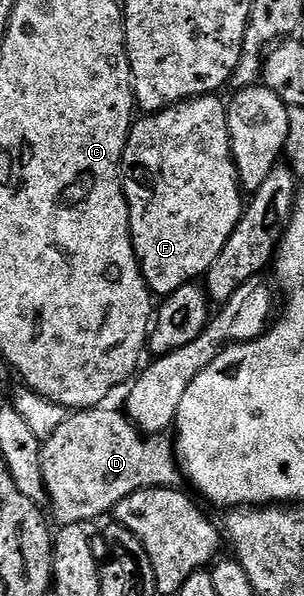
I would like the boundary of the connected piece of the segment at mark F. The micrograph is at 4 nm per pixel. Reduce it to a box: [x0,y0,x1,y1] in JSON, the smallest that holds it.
[121,94,247,296]

